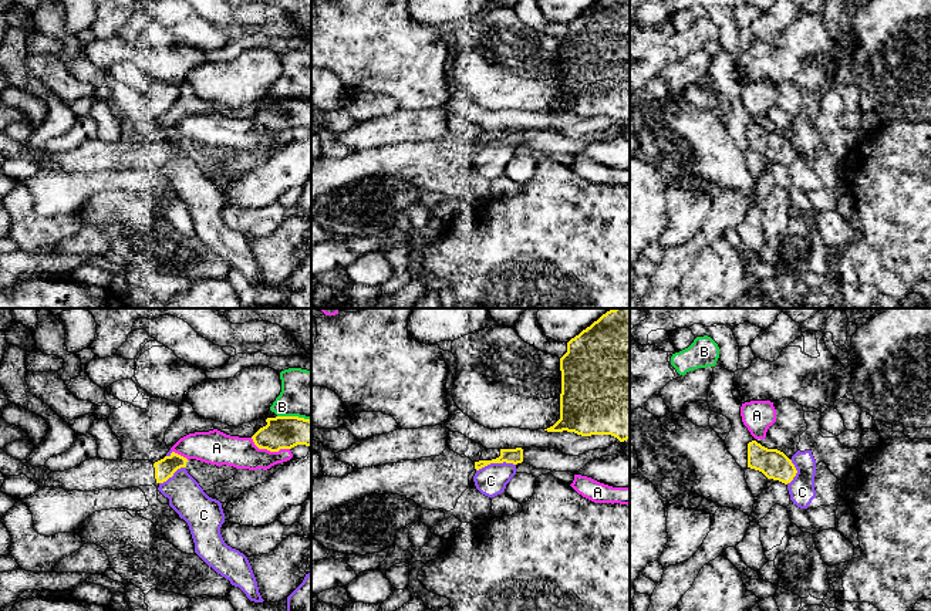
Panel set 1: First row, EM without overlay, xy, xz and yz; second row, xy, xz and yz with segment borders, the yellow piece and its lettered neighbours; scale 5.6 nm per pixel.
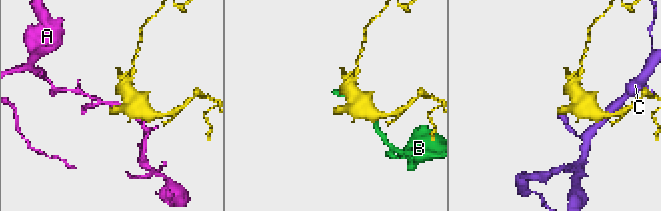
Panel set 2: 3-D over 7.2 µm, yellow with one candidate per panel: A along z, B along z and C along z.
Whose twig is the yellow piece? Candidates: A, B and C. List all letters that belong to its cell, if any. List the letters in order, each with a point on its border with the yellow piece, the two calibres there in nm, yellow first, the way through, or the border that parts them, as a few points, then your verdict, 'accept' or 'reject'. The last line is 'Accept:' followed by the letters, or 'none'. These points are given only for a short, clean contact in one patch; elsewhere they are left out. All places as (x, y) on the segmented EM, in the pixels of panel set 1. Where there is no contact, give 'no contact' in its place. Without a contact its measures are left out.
A: meets yellow in xy at (269, 449); 190 nm thick on the yellow side, 180 nm on the other; reject
B: meets yellow in xy at (294, 417); 190 nm thick on the yellow side, 280 nm on the other; reject
C: meets yellow in xz at (495, 462); 90 nm thick on the yellow side, 180 nm on the other; reject
Accept: none

